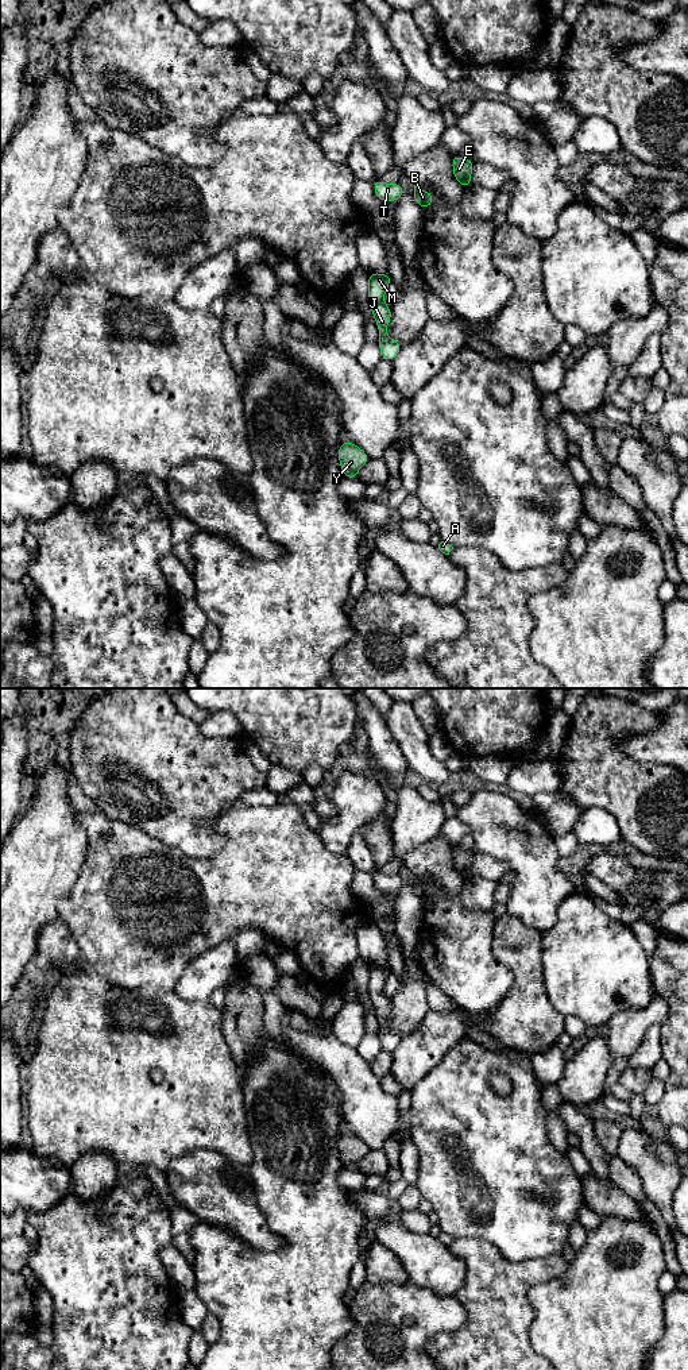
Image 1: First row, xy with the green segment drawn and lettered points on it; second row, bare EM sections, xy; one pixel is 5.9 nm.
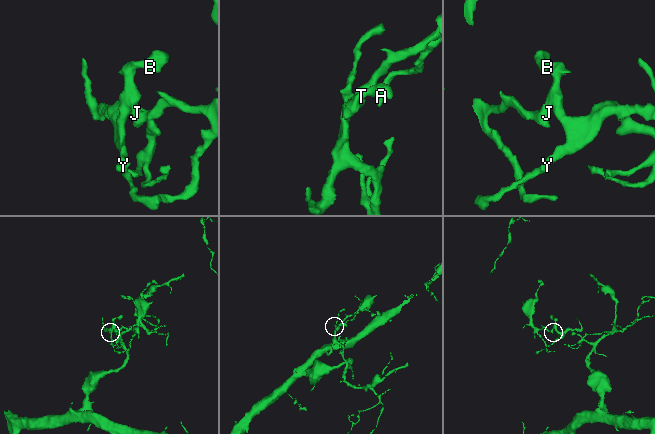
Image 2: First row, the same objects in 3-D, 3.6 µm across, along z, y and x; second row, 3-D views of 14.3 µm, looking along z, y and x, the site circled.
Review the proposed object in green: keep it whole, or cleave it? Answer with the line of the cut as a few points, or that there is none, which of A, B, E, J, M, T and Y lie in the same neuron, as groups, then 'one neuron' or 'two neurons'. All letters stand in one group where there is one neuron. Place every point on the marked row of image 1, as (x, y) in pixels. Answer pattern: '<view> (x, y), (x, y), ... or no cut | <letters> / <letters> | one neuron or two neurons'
no cut | A B E J M T Y | one neuron

